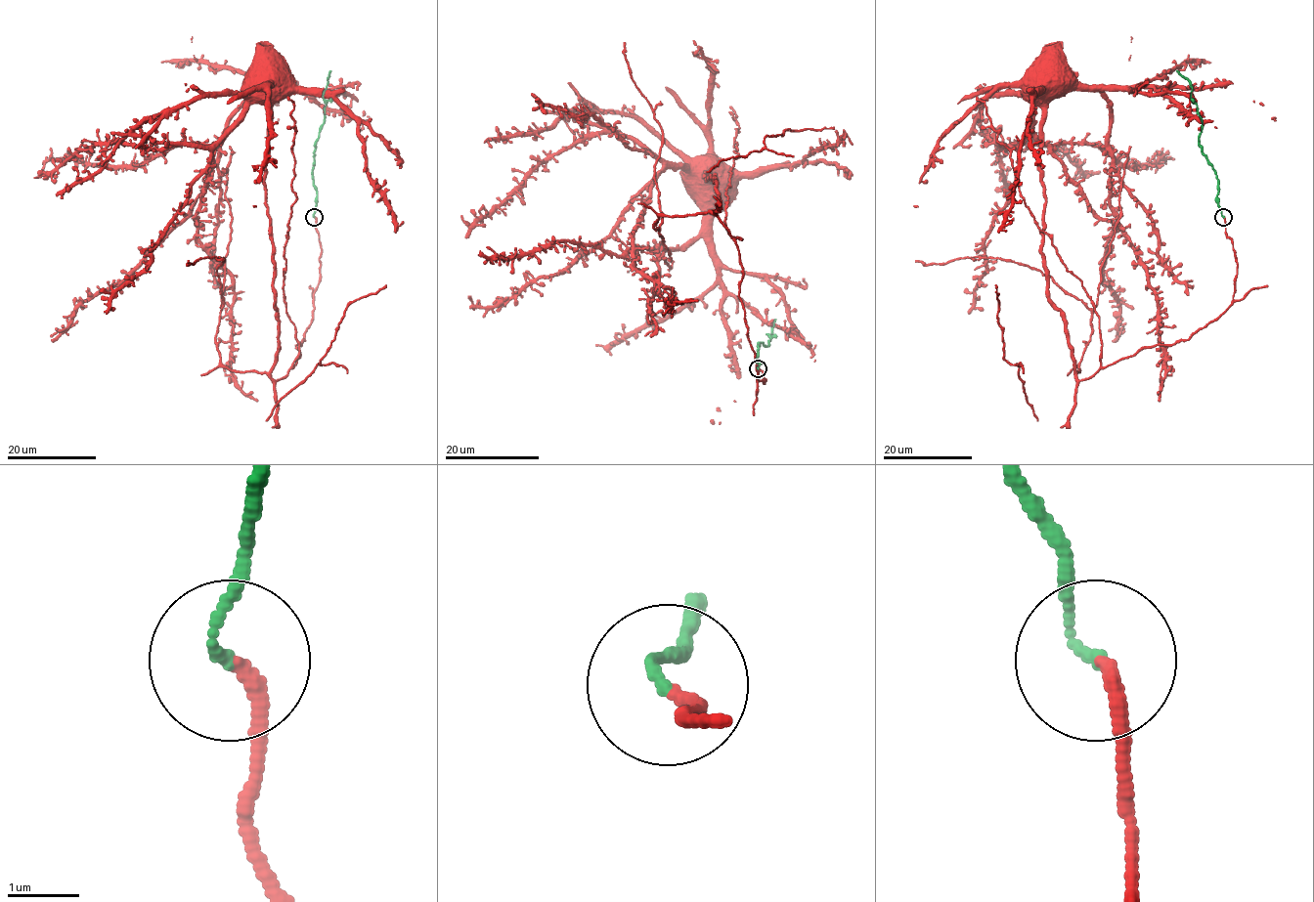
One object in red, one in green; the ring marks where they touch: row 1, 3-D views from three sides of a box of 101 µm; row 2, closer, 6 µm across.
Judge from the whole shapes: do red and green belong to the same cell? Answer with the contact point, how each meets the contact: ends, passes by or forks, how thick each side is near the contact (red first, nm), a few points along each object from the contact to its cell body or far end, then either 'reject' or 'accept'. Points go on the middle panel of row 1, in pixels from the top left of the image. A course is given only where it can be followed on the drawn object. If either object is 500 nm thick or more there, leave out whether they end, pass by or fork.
at (758, 368); red ends there; green ends there; 200 nm thick on the red side, 120 nm on the other; red runs (758, 368), (764, 383), (738, 246), (711, 211), (715, 176), (705, 176), (702, 230), (682, 247), (479, 252); green runs (758, 368), (761, 362), (756, 361), (760, 343), (767, 346), (767, 334), (772, 332), (775, 320); accept

